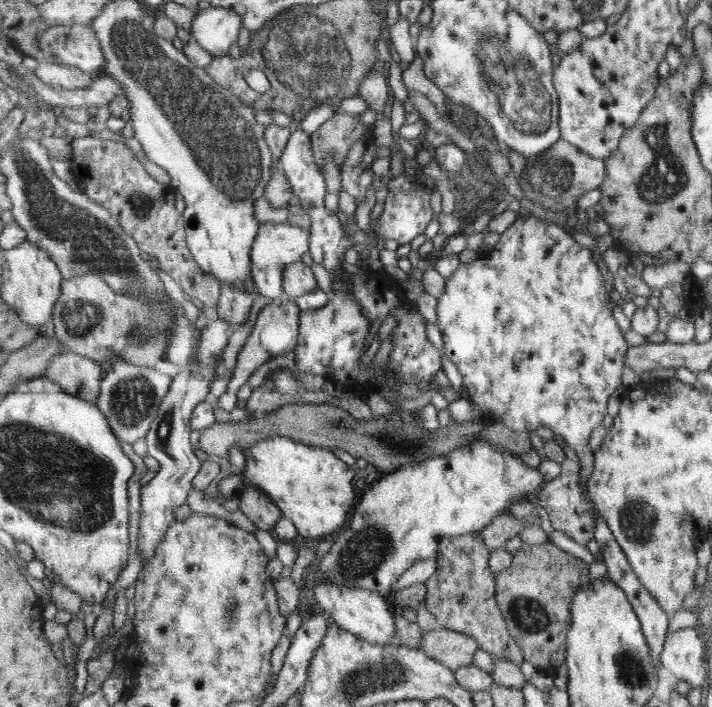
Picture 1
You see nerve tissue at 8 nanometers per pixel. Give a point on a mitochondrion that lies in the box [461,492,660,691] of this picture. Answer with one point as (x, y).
(528, 615)

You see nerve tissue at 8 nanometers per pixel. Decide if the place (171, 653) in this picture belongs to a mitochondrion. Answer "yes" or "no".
no

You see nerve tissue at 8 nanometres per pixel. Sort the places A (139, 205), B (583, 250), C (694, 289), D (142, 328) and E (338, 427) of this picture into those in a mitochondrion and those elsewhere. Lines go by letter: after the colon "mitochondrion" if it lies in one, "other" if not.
A: mitochondrion
B: other
C: other
D: mitochondrion
E: mitochondrion

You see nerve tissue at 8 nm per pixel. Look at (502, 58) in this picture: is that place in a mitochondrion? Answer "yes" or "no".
yes

